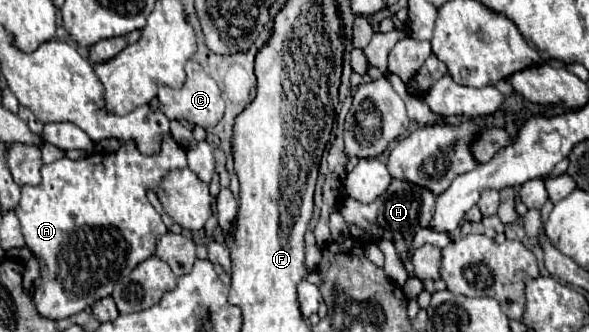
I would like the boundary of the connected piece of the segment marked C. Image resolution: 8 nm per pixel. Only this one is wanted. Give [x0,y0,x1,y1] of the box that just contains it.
[159,61,225,127]

